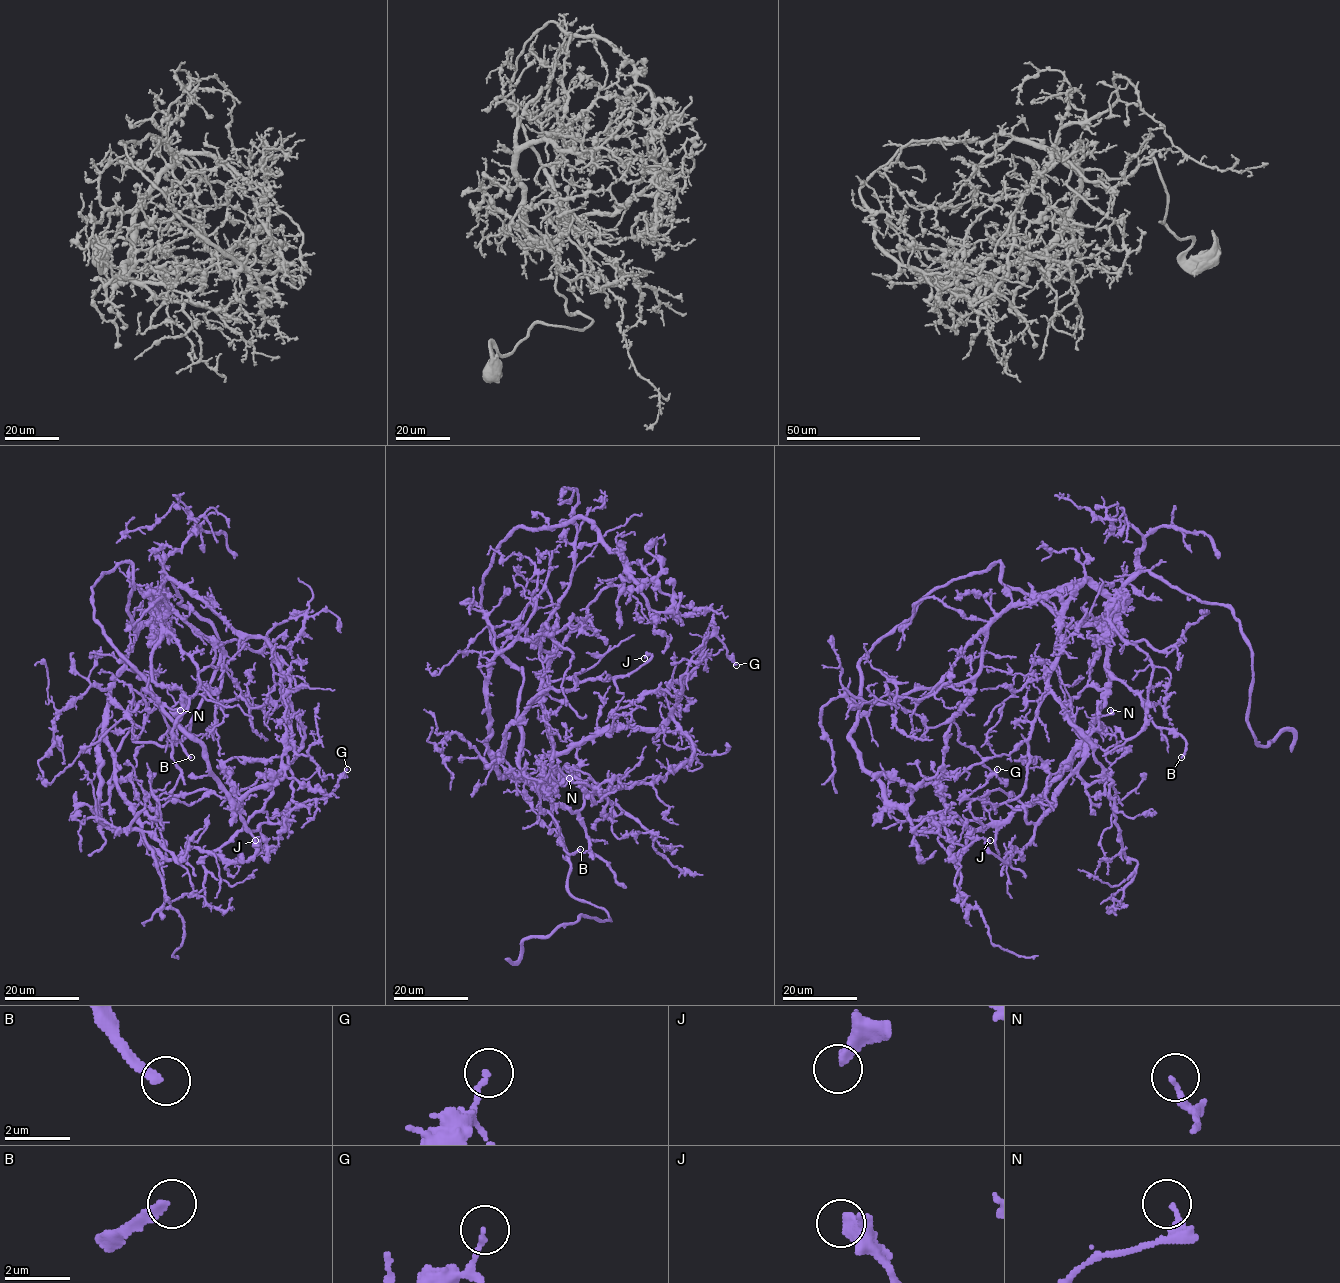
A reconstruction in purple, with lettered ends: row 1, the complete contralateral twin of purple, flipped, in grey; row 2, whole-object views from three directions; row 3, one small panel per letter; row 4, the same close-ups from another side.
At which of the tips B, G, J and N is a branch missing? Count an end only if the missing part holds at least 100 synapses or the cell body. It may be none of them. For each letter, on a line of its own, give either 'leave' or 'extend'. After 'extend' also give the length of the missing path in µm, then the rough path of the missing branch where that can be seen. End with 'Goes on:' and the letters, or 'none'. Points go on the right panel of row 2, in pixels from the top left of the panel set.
B: leave
G: leave
J: leave
N: leave
Goes on: none

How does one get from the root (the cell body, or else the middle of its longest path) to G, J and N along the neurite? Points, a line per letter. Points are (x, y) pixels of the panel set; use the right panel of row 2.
G: (1028, 595), (1070, 625), (1114, 620), (1087, 579), (1072, 593), (1026, 788), (1003, 803), (969, 799), (997, 769)
J: (1028, 595), (1067, 624), (1105, 633), (1108, 686), (1084, 761), (1022, 859), (1013, 847), (1001, 860), (990, 840)
N: (1028, 595), (1070, 625), (1108, 624), (1115, 607), (1152, 678), (1133, 737), (1101, 731), (1110, 710)

